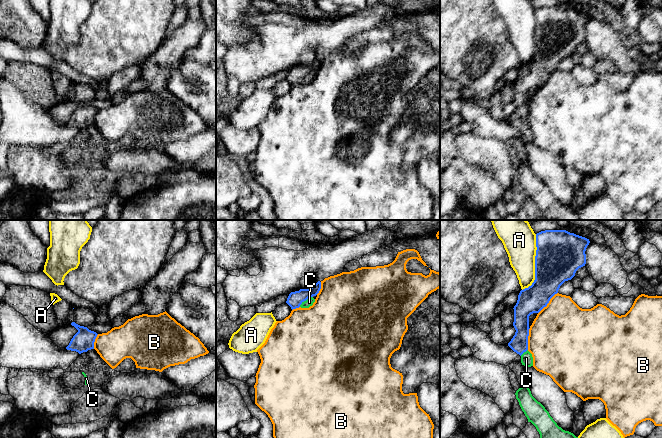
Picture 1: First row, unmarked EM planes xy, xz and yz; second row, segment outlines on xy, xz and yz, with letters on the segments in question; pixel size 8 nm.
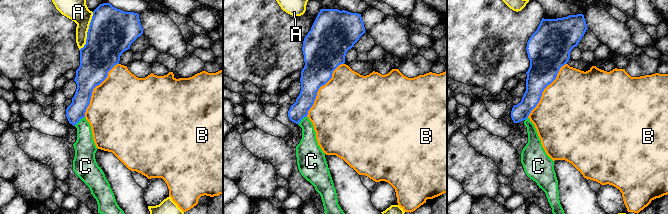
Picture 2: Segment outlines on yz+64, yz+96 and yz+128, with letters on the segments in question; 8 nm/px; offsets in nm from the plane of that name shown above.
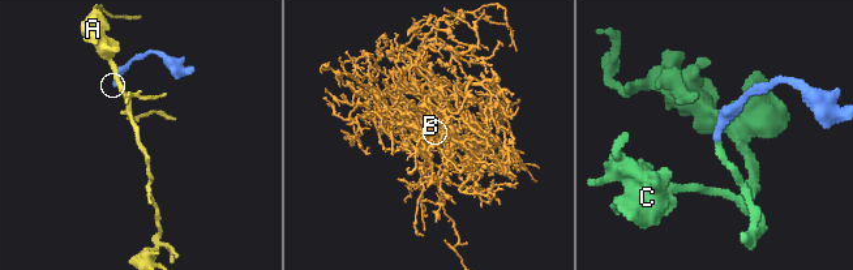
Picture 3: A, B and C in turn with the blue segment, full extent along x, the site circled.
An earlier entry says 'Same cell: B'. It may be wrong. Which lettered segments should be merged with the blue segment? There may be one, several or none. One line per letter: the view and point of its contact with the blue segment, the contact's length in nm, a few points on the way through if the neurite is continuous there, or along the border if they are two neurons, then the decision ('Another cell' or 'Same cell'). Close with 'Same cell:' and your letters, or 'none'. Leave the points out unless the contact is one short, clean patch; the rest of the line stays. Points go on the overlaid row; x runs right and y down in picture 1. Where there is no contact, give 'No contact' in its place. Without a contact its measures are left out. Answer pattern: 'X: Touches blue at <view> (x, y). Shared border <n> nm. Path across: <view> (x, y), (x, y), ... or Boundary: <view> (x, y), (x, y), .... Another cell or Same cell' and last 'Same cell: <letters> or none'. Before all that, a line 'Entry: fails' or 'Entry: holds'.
Entry: fails
A: Touches blue at yz (535, 264). Shared border 460 nm. Another cell
B: Touches blue at yz (548, 302). Shared border 240 nm. Another cell
C: Touches blue at xz (305, 300). Shared border 140 nm. Path across: xz (295, 299), (305, 300), (309, 302). Same cell
Same cell: C

